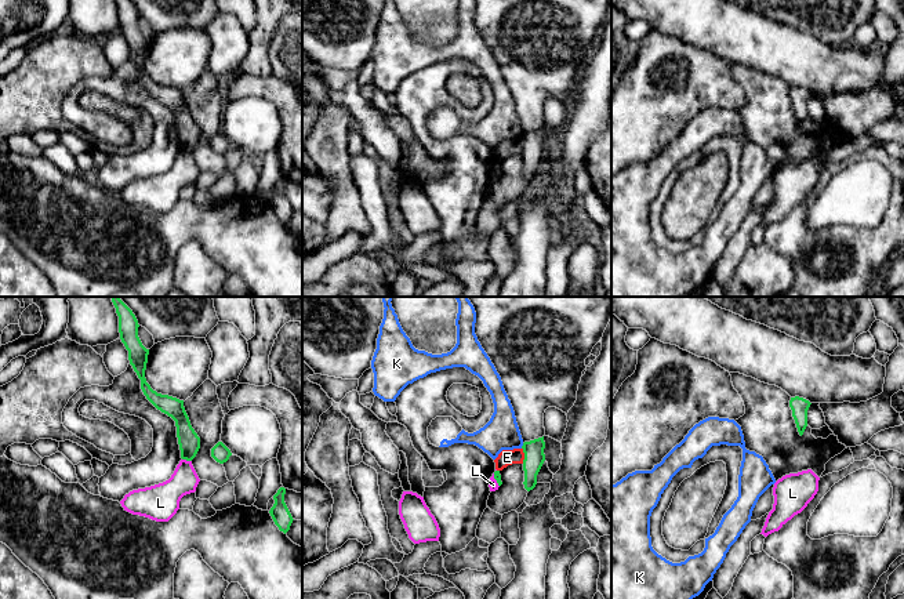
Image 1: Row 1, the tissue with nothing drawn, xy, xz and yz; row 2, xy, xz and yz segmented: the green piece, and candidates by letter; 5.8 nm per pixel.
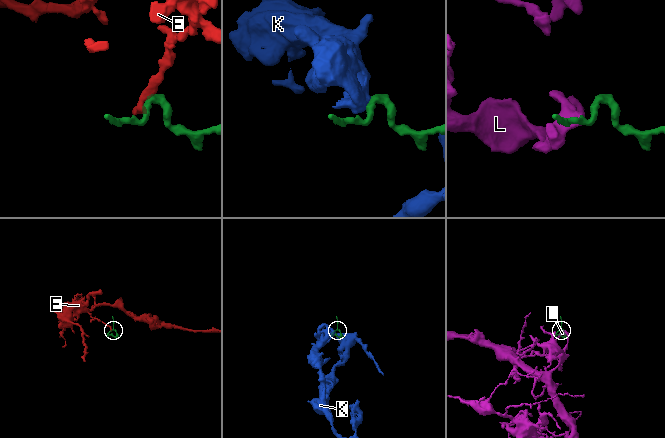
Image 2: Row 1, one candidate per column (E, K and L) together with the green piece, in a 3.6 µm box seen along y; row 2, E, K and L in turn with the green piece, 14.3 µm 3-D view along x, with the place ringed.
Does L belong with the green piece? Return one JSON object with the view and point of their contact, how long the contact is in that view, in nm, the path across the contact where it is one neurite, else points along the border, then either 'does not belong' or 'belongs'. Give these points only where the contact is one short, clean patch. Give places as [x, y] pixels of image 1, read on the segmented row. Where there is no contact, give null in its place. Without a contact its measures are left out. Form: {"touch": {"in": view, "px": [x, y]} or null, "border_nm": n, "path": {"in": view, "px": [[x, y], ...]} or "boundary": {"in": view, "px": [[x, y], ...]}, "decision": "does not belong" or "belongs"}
{"touch": {"in": "xy", "px": [187, 460]}, "border_nm": 60, "boundary": {"in": "xy", "px": [[182, 458], [191, 461]]}, "decision": "does not belong"}

